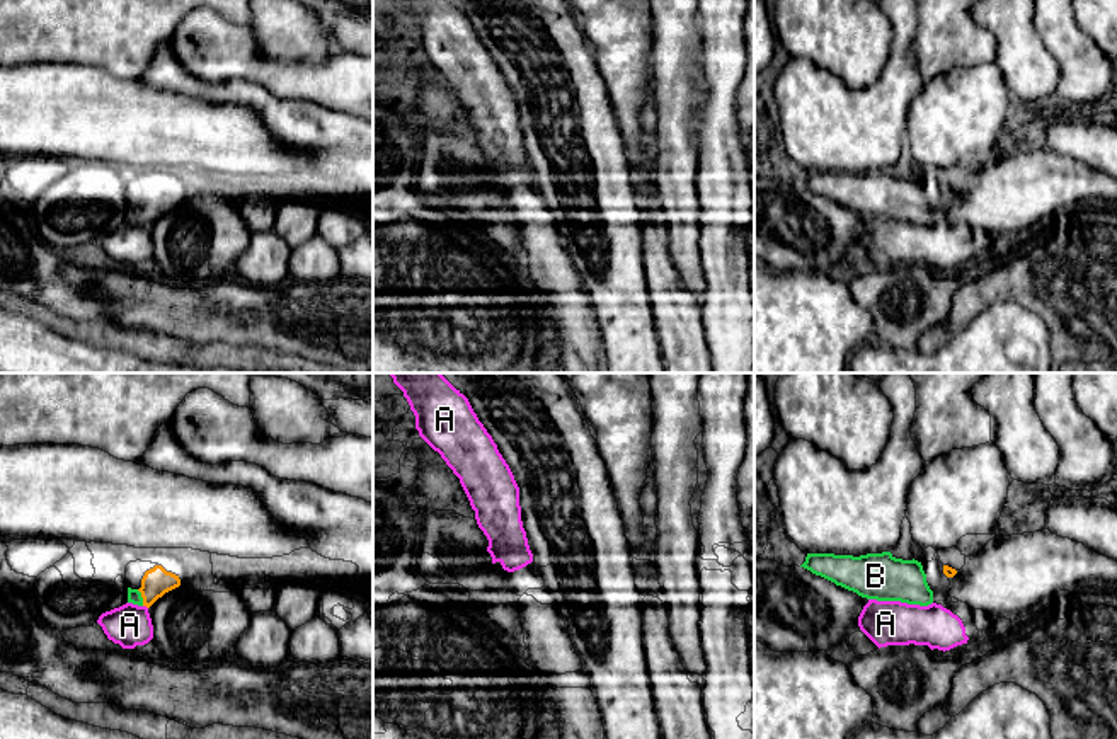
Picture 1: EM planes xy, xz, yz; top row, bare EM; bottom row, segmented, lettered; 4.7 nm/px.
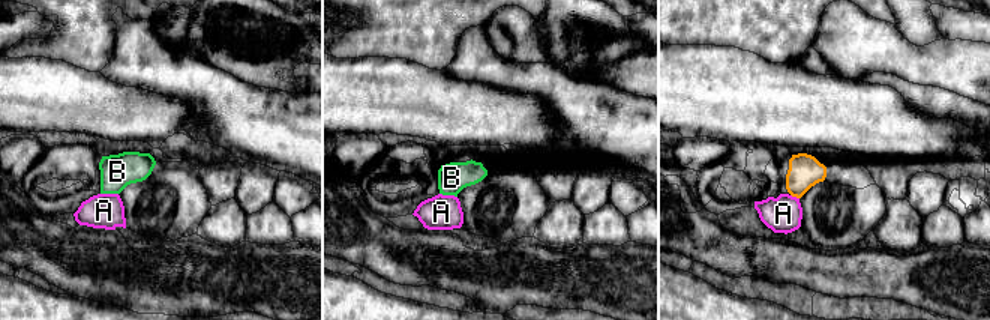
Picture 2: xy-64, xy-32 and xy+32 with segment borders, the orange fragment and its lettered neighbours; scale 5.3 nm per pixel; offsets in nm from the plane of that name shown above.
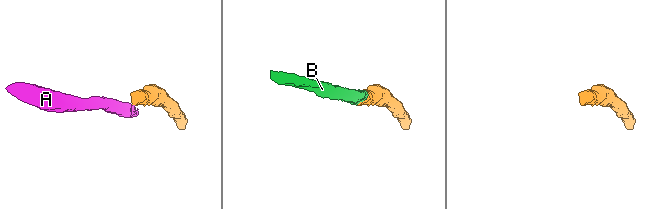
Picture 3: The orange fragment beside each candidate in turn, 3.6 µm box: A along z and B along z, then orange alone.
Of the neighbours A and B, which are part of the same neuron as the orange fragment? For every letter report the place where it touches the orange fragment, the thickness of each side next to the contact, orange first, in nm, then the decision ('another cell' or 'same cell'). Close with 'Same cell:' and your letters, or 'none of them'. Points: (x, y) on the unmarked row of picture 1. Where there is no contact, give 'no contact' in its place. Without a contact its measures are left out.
A: meets orange in xy at (145, 223); 140 nm thick on the orange side, 200 nm on the other; another cell
B: meets orange in xy at (142, 215); 140 nm thick on the orange side, 60 nm on the other; same cell
Same cell: B

